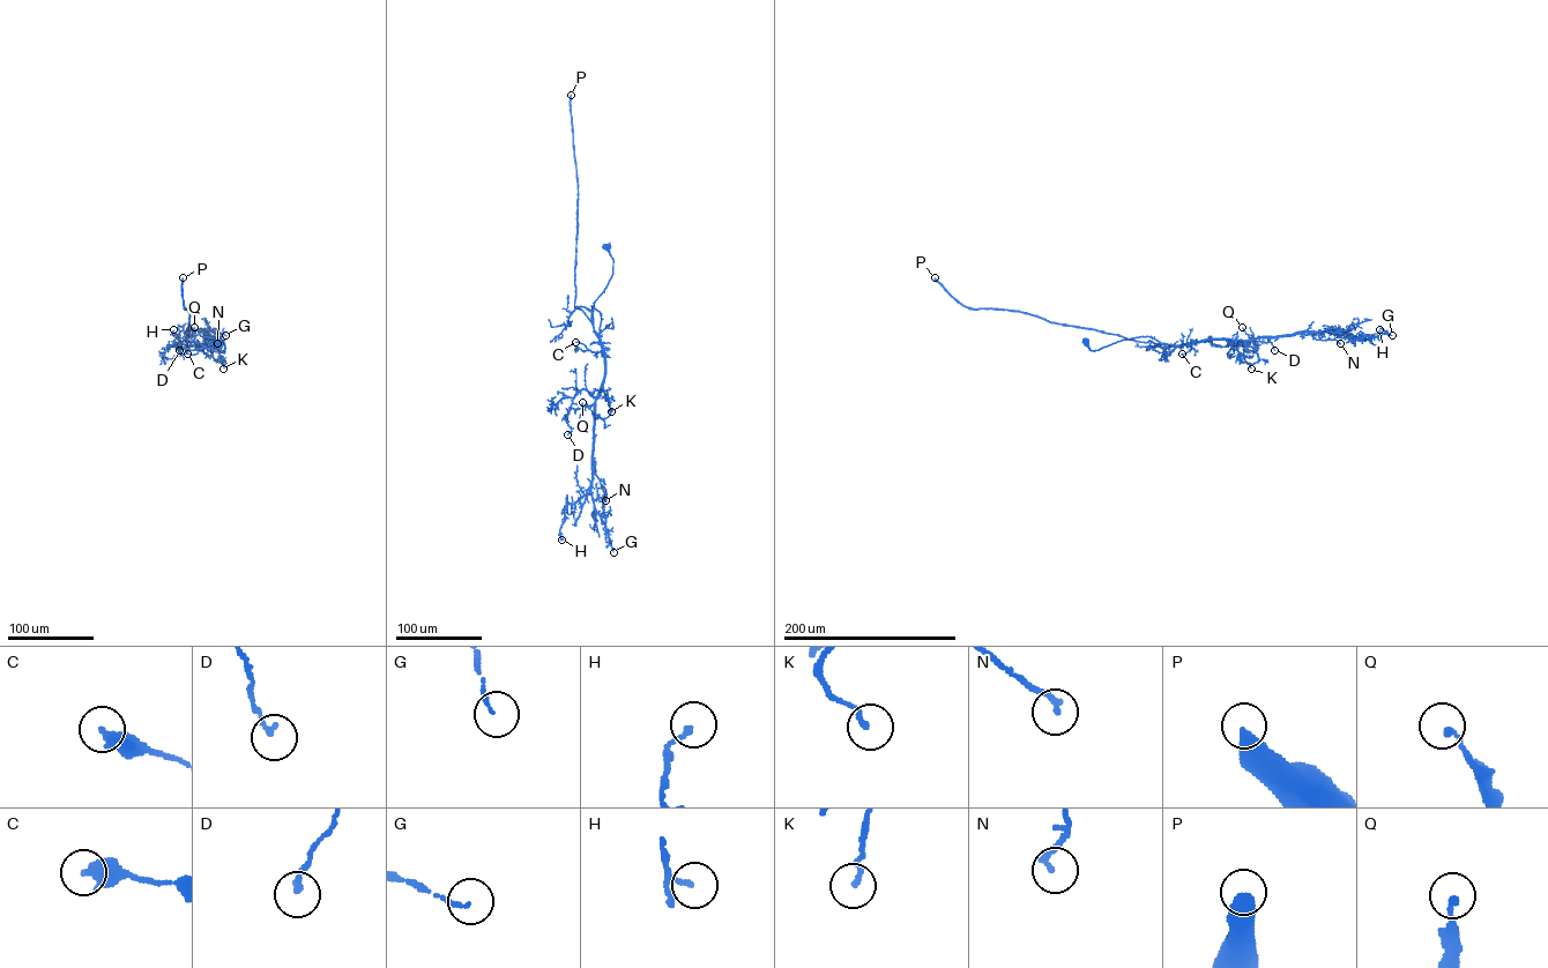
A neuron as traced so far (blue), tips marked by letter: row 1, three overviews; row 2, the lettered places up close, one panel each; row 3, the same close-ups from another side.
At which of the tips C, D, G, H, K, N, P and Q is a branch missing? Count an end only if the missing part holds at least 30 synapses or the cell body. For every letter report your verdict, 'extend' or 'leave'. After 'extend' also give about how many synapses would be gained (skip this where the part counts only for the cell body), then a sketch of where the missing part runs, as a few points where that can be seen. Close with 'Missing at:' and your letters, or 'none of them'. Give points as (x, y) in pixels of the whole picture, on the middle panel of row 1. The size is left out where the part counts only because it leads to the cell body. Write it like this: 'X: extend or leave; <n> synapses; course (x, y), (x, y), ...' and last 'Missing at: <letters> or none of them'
C: leave
D: leave
G: leave
H: leave
K: leave
N: leave
P: extend; 1500 synapses
Q: leave
Missing at: P

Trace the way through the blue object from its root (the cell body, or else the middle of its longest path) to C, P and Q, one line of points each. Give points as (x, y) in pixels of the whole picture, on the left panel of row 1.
C: (220, 342), (220, 349), (224, 350), (220, 340), (205, 336), (205, 344), (214, 345), (195, 355), (187, 354)
P: (220, 342), (224, 350), (222, 341), (211, 337), (203, 336), (205, 344), (186, 342), (183, 277)
Q: (220, 342), (224, 350), (222, 341), (207, 336), (206, 345), (217, 340), (196, 347), (194, 327)

